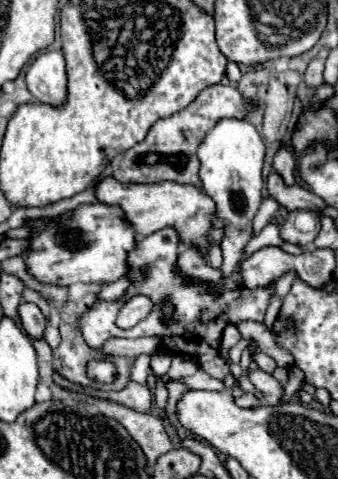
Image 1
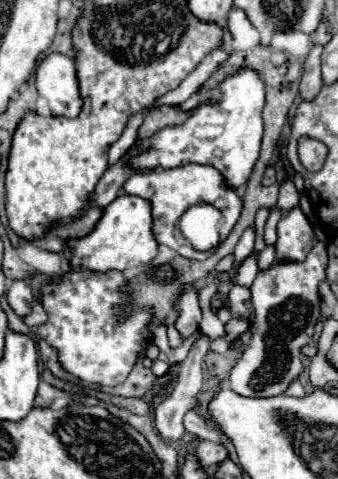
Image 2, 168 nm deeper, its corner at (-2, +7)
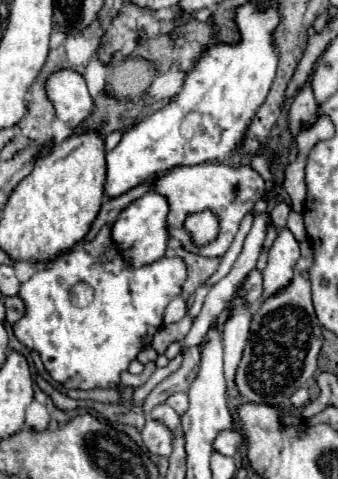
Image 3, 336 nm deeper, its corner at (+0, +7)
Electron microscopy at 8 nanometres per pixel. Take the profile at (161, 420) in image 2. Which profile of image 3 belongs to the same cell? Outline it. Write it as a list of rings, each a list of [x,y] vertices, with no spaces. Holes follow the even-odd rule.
[[[148,418],[146,426],[142,428],[142,440],[148,446],[148,450],[152,454],[160,454],[166,458],[172,452],[172,436],[174,436],[174,430],[170,430],[168,426],[164,426],[154,418]]]

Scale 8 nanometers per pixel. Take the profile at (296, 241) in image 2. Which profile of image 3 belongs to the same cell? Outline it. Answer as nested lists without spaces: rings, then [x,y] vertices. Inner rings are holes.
[[[282,228],[268,252],[268,264],[264,268],[264,296],[276,294],[290,280],[294,266],[300,258],[300,244],[288,228]]]

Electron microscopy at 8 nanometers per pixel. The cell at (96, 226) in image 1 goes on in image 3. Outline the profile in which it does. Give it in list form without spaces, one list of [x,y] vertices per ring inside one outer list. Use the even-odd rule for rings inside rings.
[[[146,192],[142,198],[134,200],[130,206],[126,206],[116,222],[110,228],[112,242],[116,244],[118,252],[122,254],[124,262],[130,268],[140,268],[144,264],[152,264],[160,260],[166,252],[168,244],[168,230],[166,230],[166,214],[168,214],[168,202],[164,196],[156,192]]]

